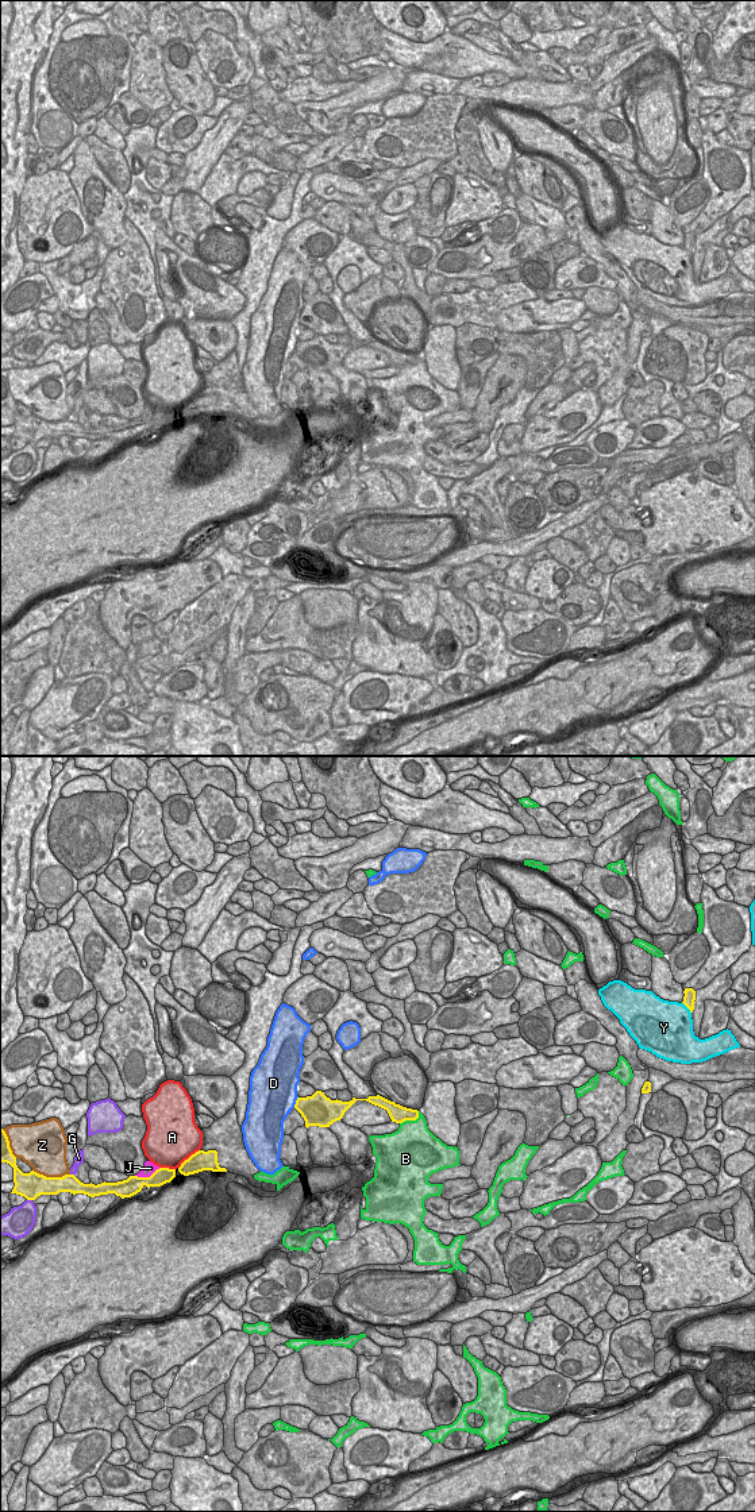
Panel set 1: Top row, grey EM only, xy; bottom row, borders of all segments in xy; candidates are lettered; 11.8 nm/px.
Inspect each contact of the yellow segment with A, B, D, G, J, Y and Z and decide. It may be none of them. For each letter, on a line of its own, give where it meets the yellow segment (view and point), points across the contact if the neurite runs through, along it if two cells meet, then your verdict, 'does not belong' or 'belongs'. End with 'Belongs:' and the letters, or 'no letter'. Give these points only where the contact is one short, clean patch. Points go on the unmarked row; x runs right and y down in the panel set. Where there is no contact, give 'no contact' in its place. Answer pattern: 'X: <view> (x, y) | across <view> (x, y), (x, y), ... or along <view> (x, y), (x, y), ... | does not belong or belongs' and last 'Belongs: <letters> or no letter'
A: xy (189, 401) | does not belong
B: xy (411, 363) | does not belong
D: xy (296, 346) | does not belong
G: xy (73, 419) | does not belong
J: xy (147, 421) | does not belong
Y: xy (686, 250) | does not belong
Z: xy (51, 421) | does not belong
Belongs: no letter

